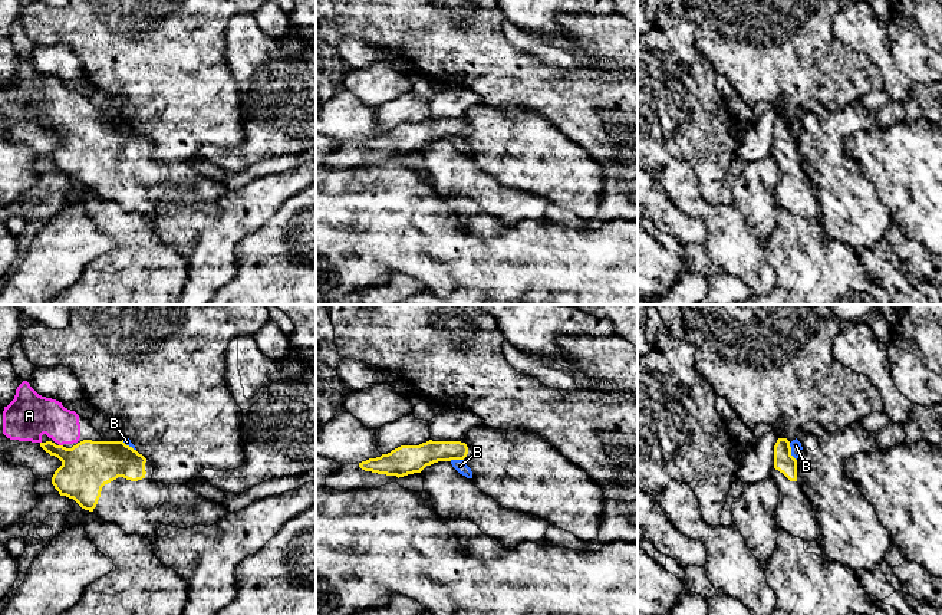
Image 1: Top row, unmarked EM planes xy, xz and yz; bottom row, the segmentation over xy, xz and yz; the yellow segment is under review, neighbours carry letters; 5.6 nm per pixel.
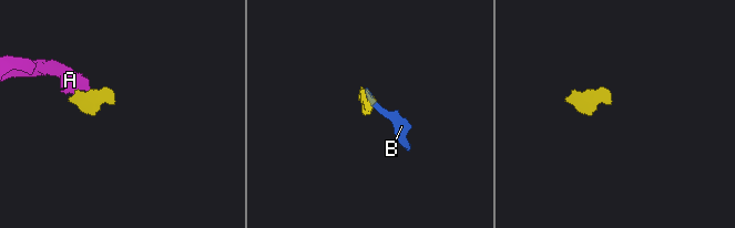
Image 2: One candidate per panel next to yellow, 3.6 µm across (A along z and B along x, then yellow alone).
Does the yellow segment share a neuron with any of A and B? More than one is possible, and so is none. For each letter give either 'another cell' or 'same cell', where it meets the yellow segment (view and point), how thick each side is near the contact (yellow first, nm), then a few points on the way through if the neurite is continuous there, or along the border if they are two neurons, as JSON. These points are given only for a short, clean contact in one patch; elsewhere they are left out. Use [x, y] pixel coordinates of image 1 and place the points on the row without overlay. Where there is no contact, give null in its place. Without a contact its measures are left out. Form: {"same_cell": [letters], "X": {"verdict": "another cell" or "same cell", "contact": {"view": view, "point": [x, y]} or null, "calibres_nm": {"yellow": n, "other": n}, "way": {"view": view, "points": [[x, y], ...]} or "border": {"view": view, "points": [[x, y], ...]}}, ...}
{"same_cell": ["A"], "A": {"verdict": "same cell", "contact": {"view": "xy", "point": [61, 124]}, "calibres_nm": {"yellow": 280, "other": 260}, "way": {"view": "xy", "points": [[86, 145], [75, 140], [61, 124], [29, 94]]}}, "B": {"verdict": "another cell", "contact": {"view": "yz", "point": [790, 130]}, "calibres_nm": {"yellow": 110, "other": 60}, "border": {"view": "yz", "points": [[789, 121], [790, 131], [796, 138]]}}}

